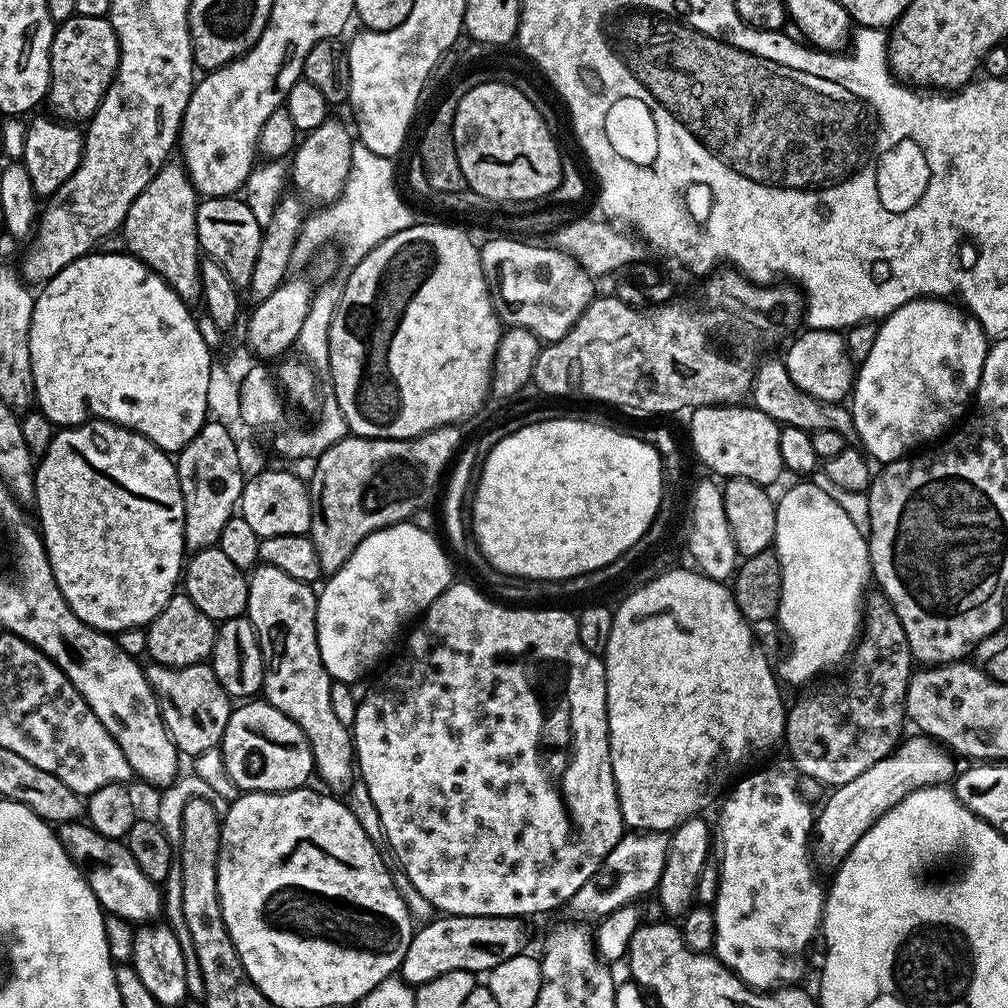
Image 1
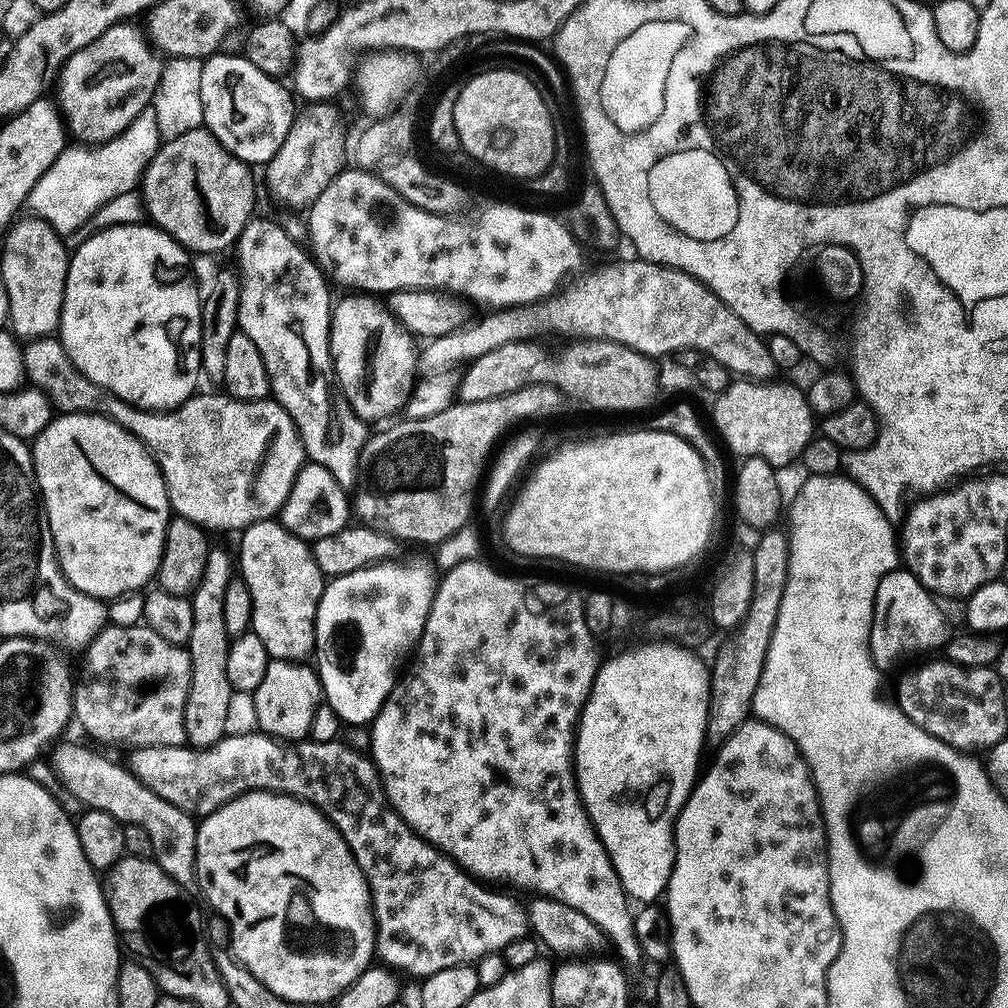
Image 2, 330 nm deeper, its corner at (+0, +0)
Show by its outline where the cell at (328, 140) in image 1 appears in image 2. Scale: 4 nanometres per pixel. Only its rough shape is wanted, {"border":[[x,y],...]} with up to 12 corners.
{"border":[[332,102],[299,113],[266,165],[268,192],[307,210],[350,160]]}

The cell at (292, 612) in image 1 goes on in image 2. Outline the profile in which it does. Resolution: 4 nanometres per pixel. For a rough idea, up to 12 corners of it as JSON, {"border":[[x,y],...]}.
{"border":[[275,519],[240,536],[252,627],[269,657],[316,647],[326,577]]}

